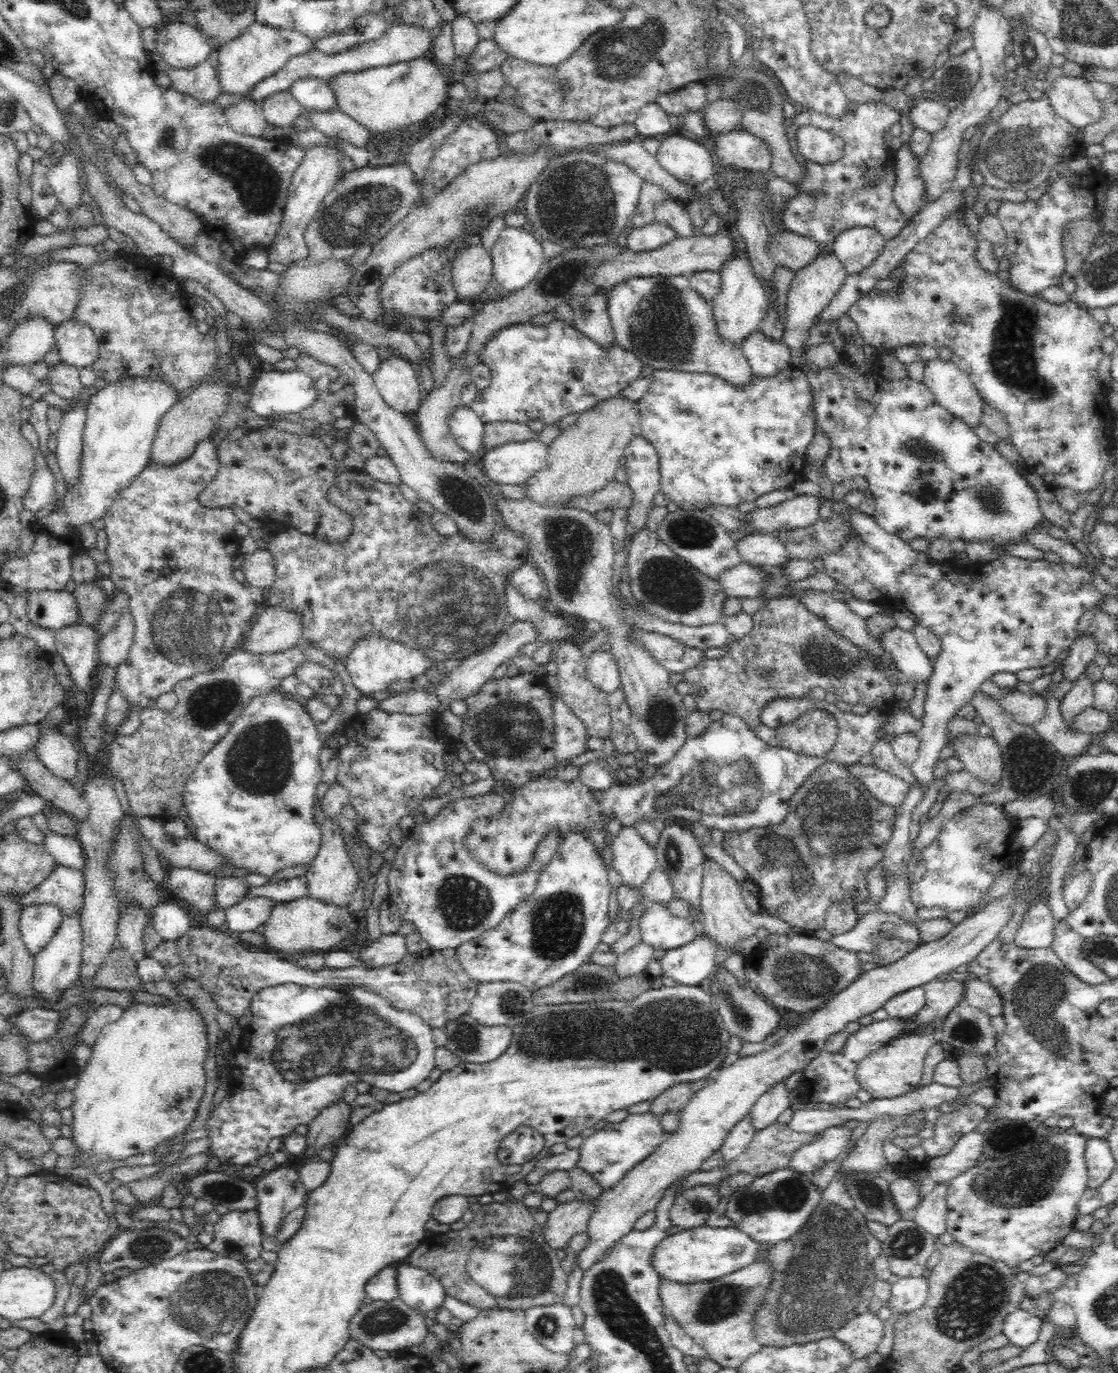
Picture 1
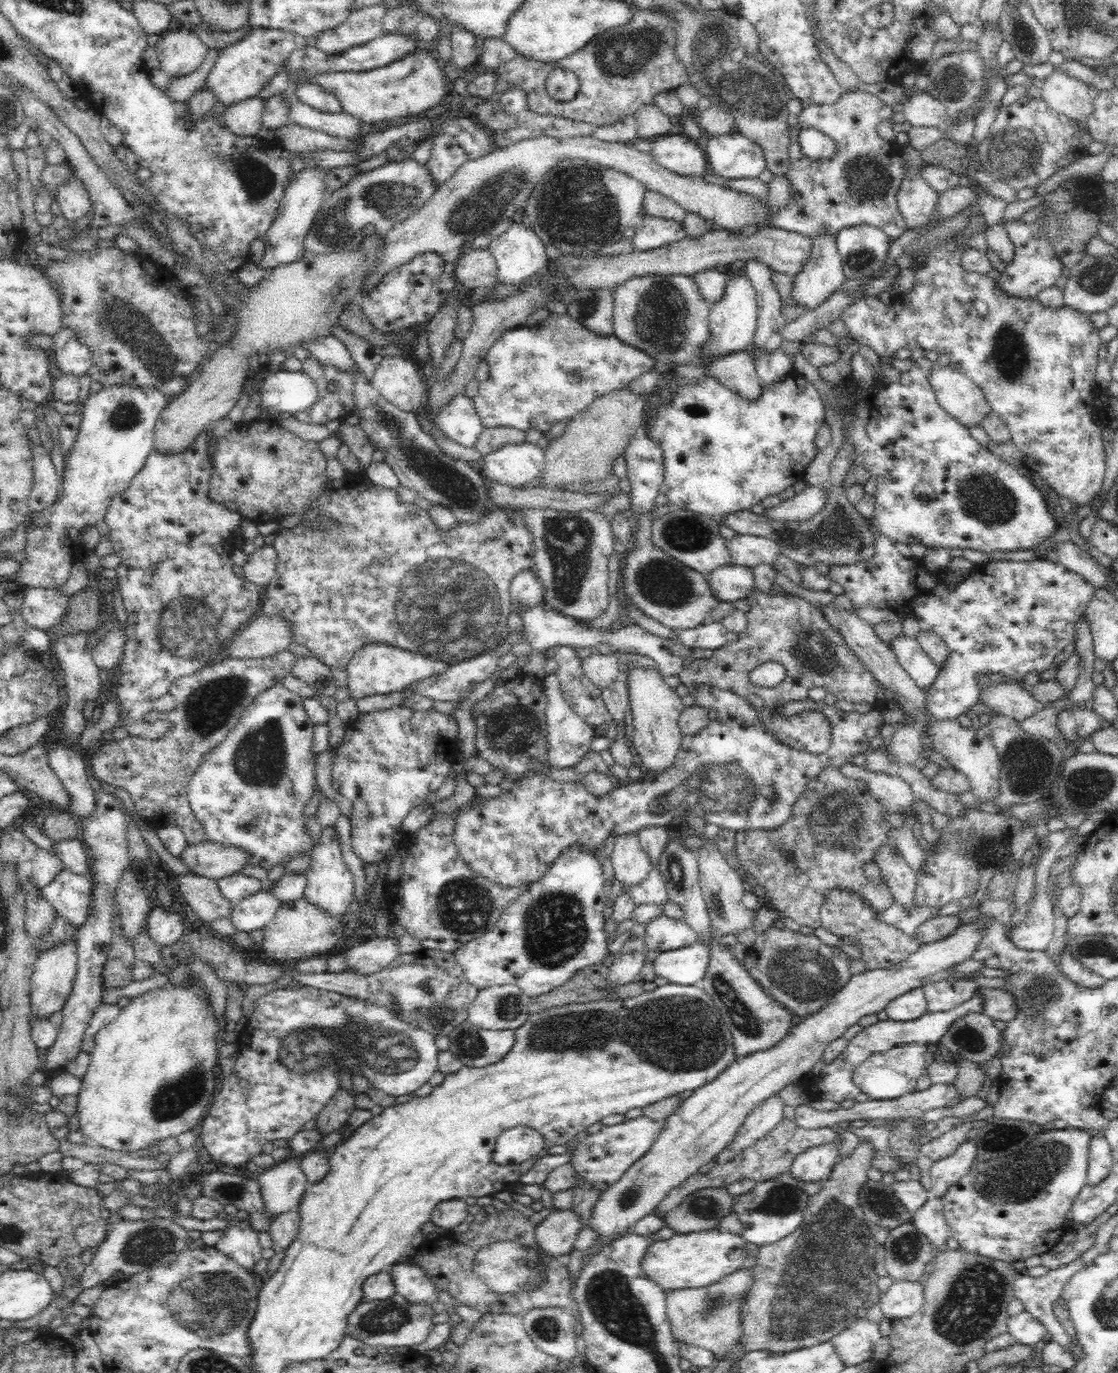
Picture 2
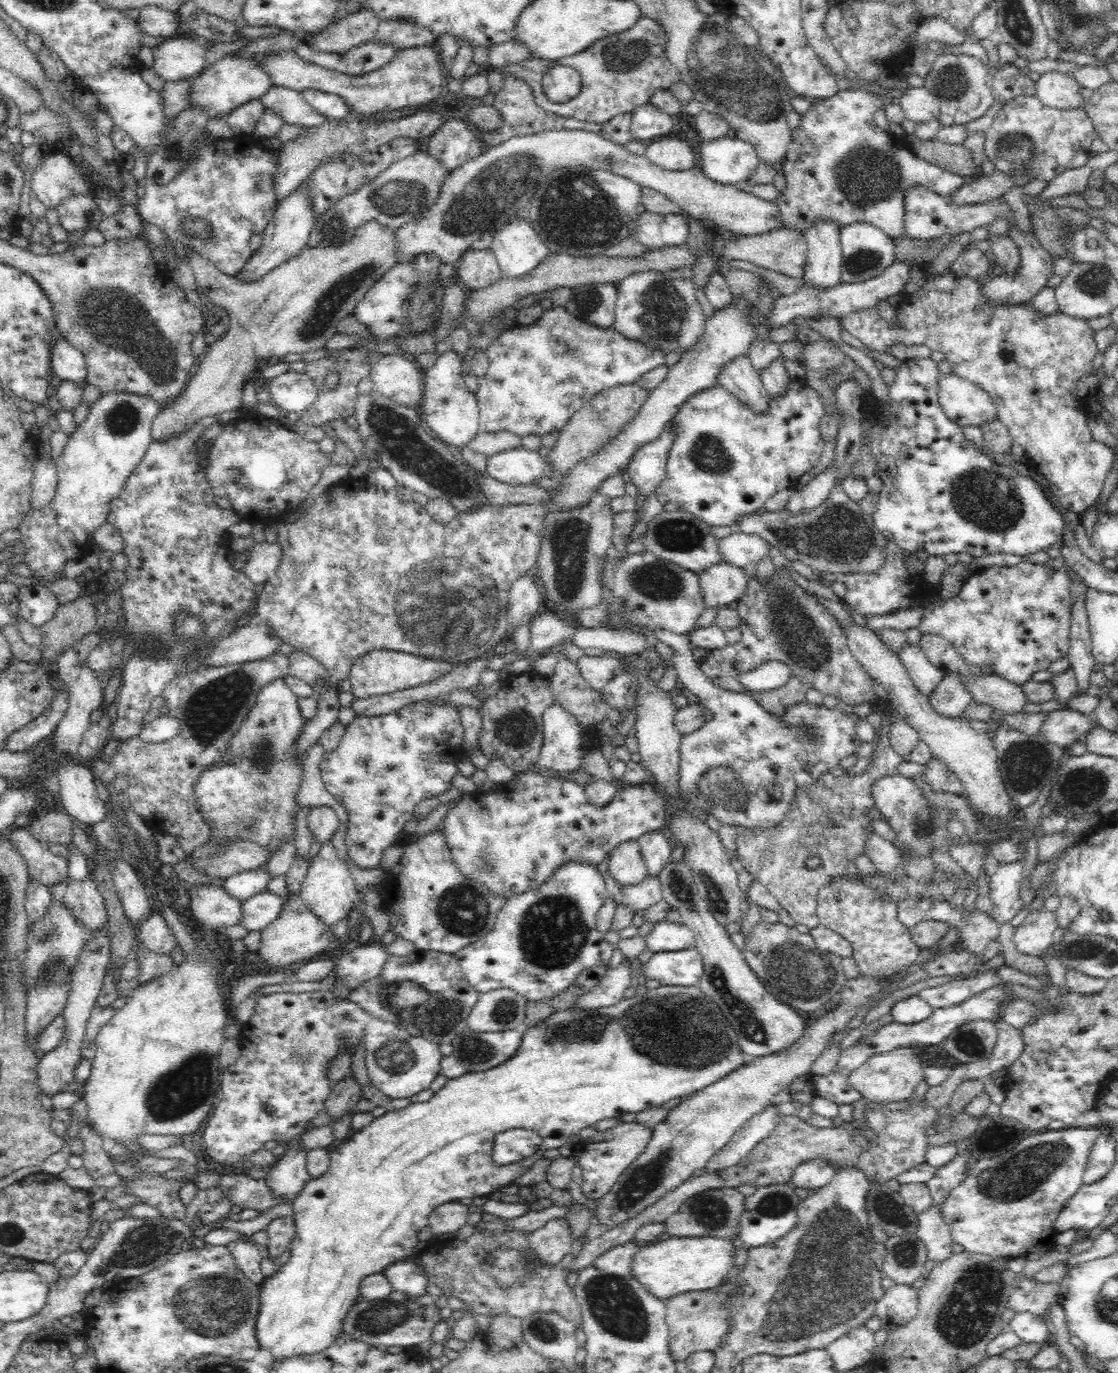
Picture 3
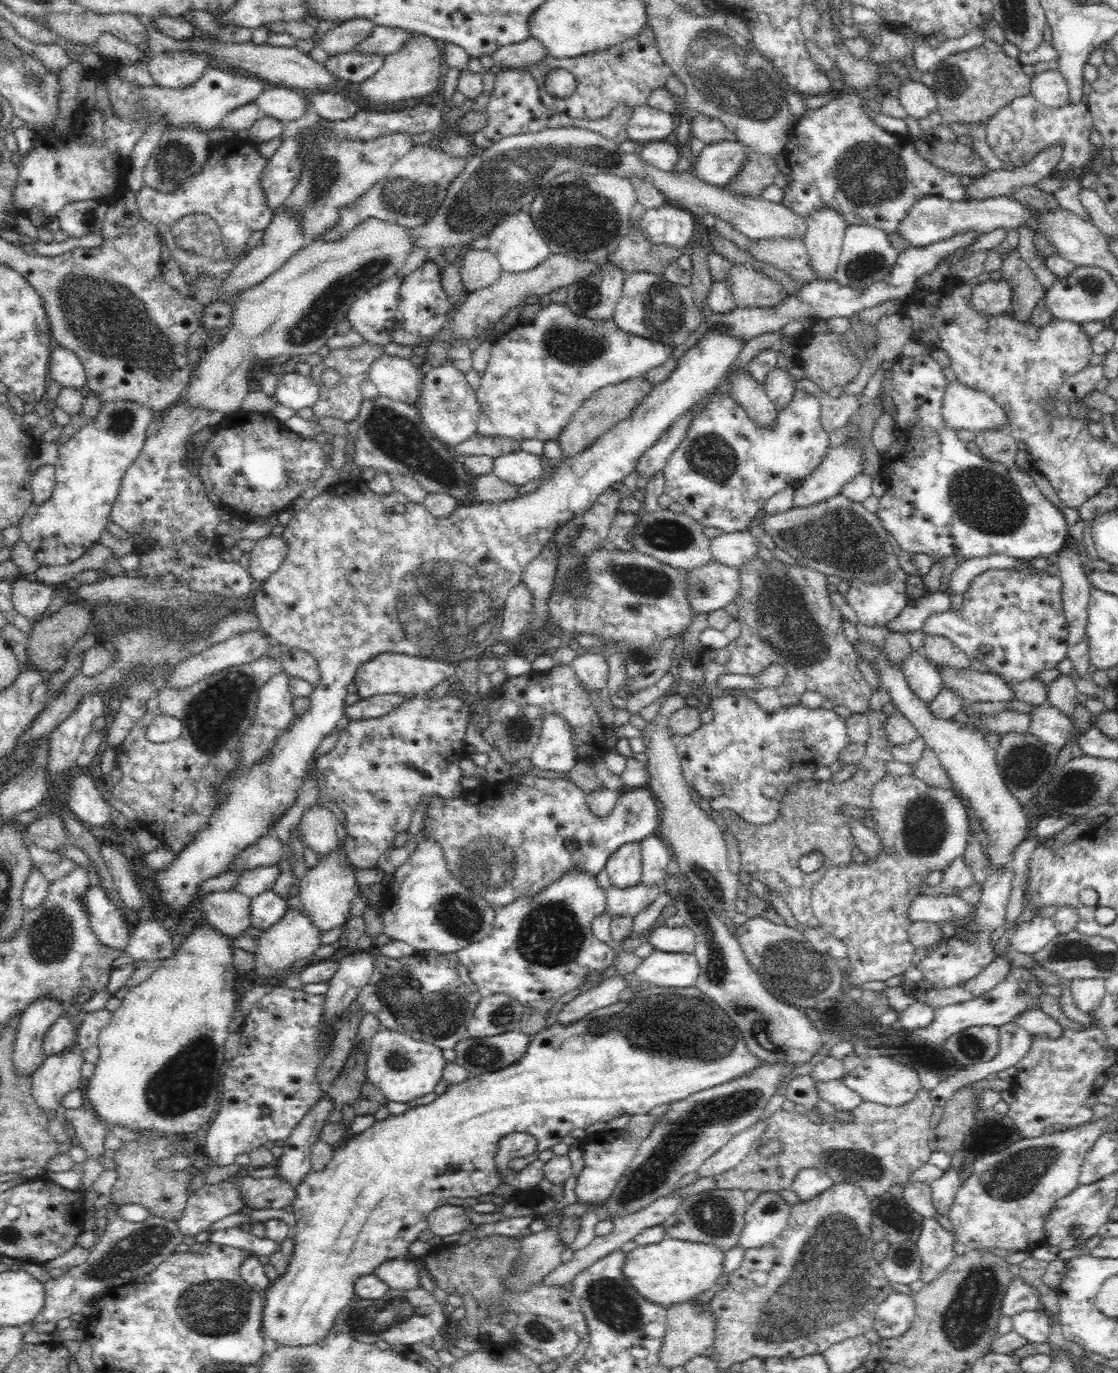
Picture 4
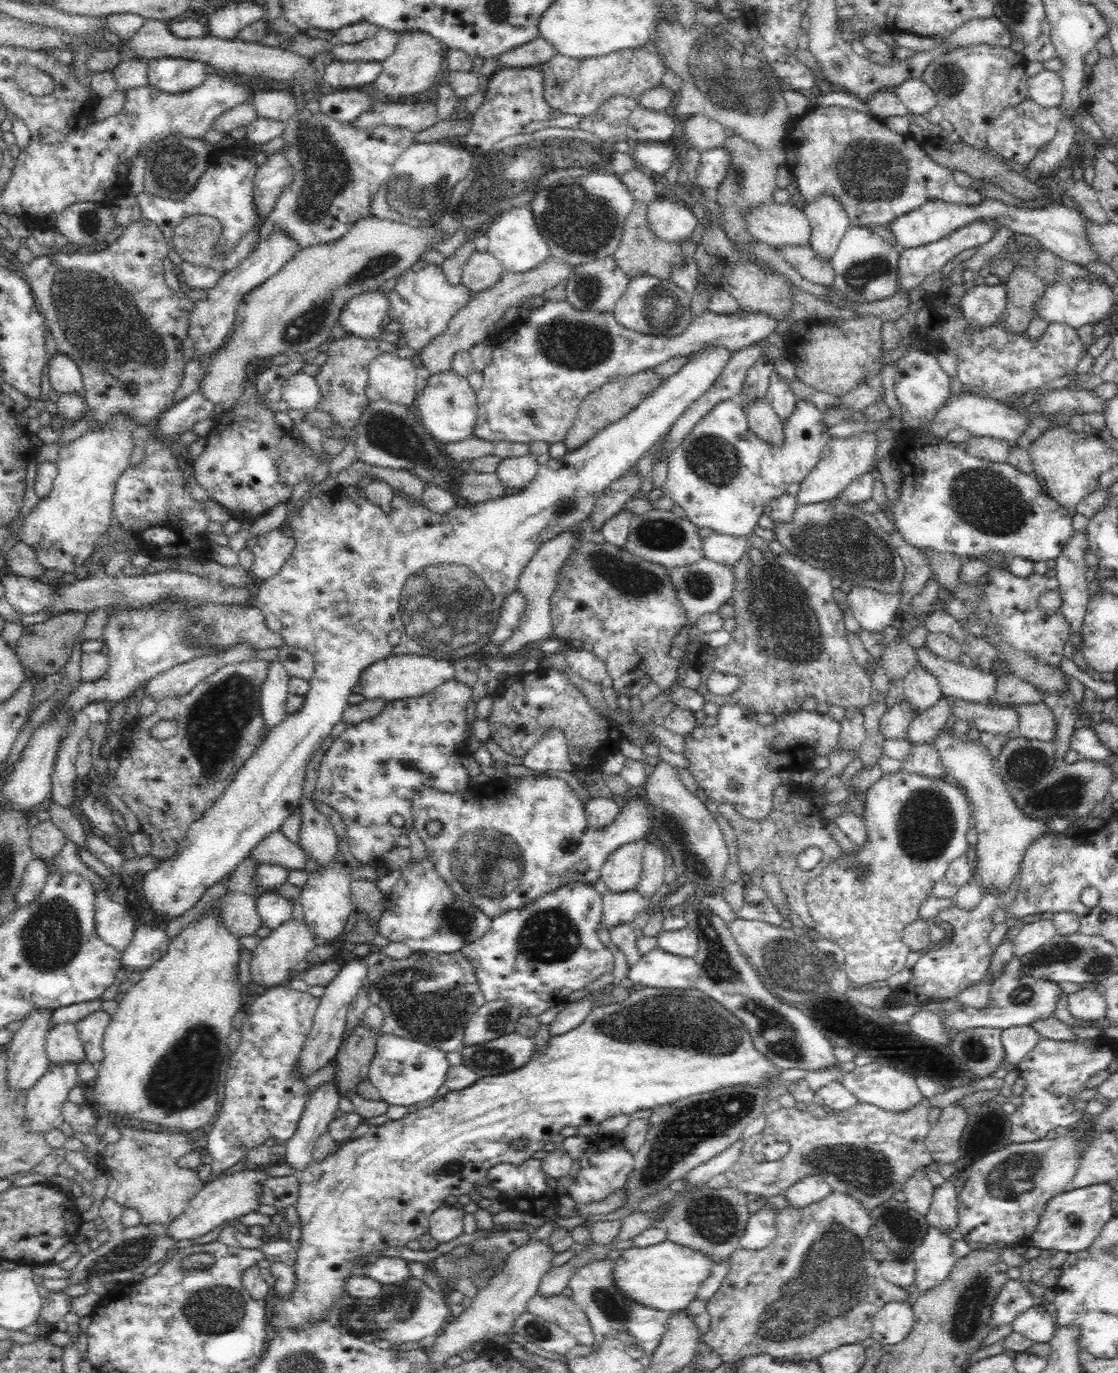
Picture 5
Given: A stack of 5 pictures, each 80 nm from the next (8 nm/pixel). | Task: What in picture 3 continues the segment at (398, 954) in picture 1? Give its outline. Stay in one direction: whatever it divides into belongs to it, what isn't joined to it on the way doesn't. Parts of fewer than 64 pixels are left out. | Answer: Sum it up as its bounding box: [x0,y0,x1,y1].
[334,942,392,998]

